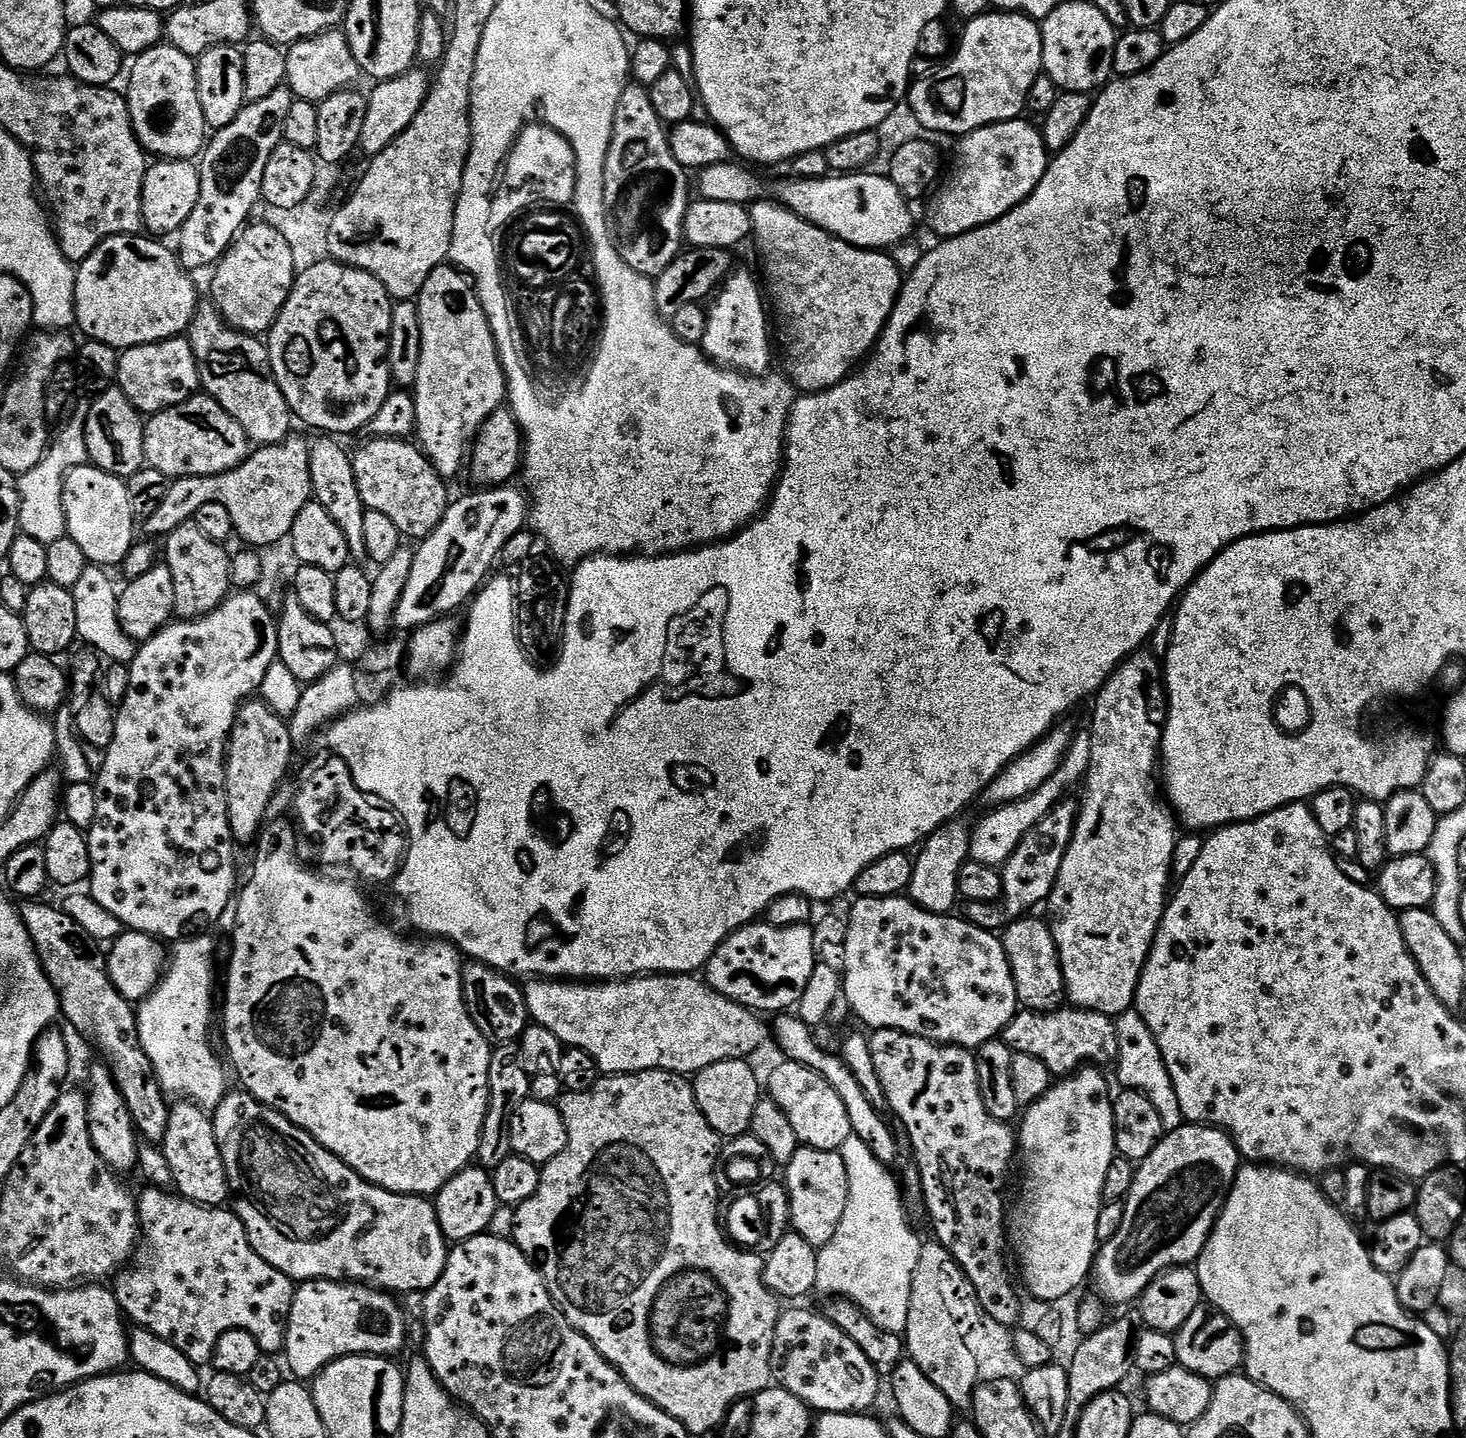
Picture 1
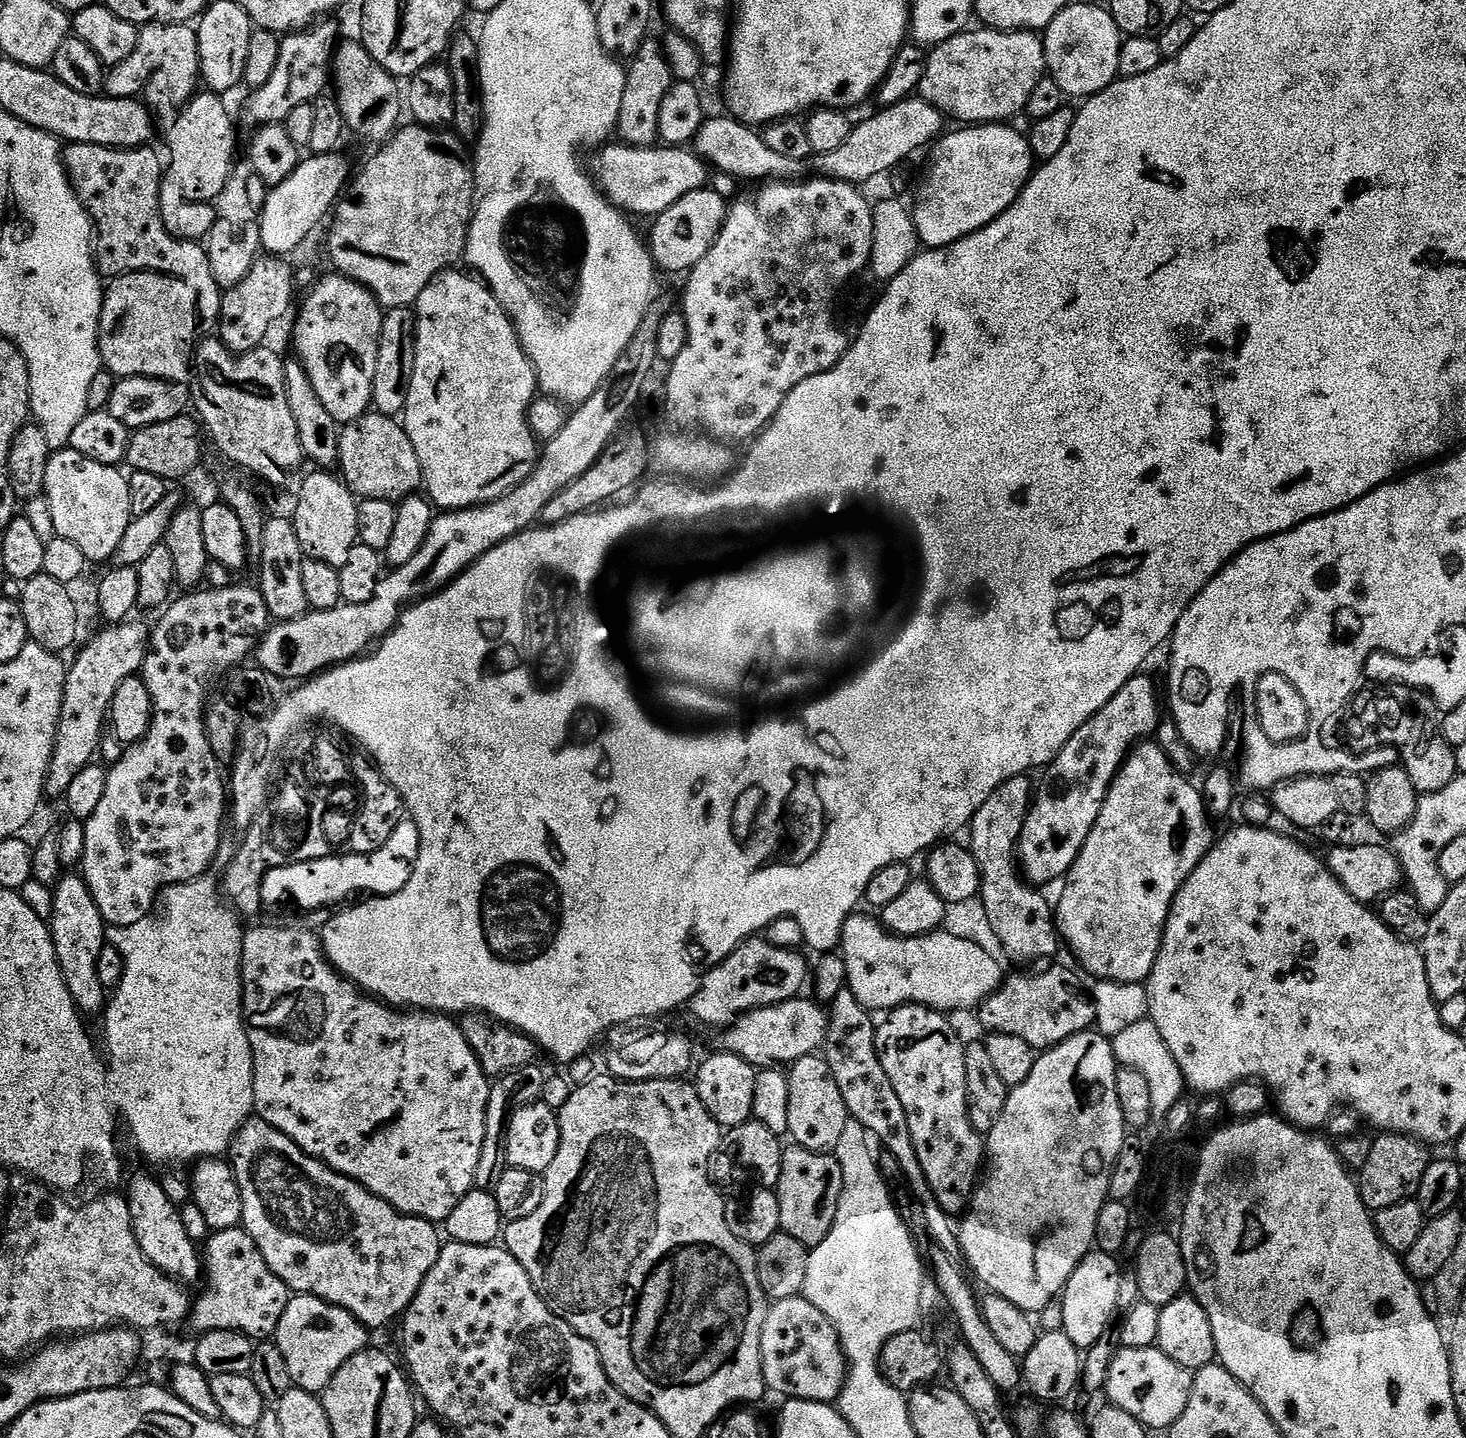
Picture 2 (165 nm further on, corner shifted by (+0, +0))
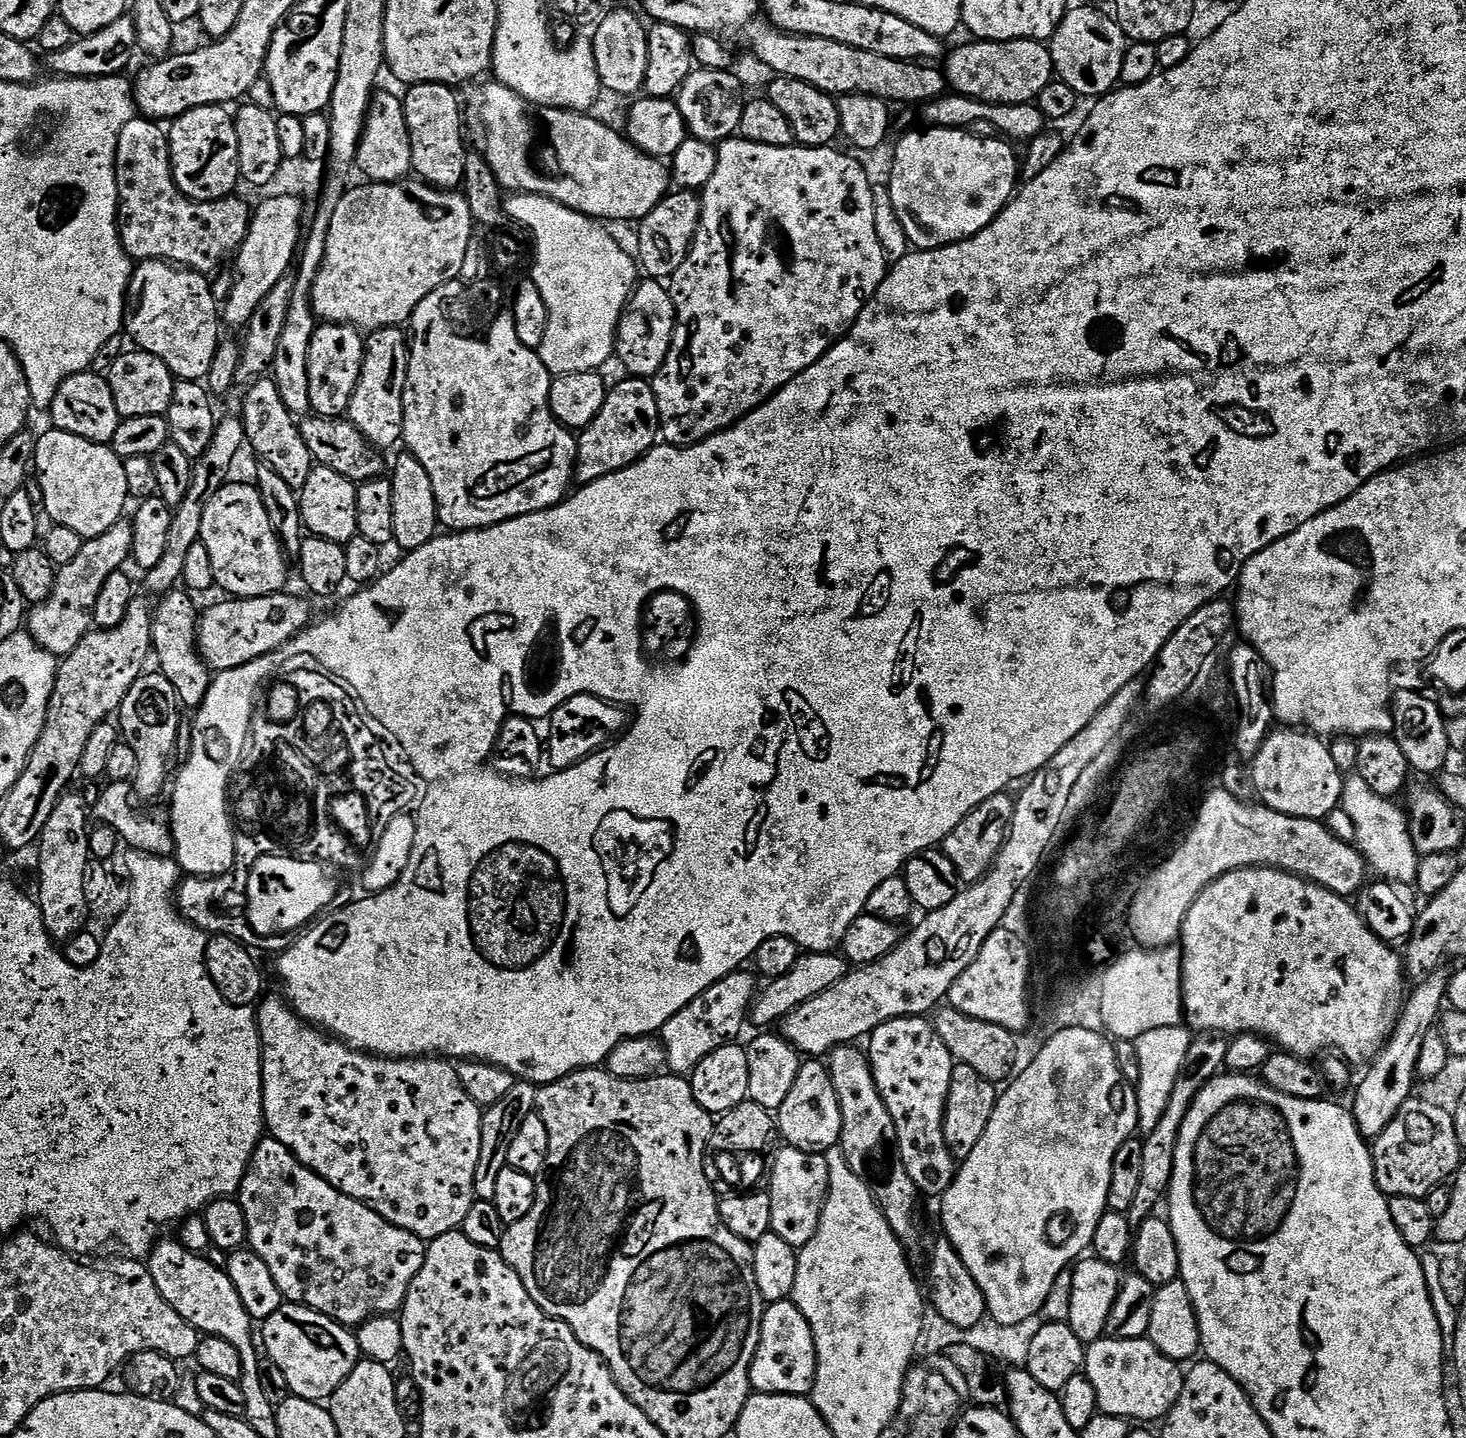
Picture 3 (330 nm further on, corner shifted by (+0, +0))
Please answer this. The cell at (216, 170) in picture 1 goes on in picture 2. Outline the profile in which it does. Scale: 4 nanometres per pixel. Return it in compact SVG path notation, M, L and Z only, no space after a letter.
M320 22L302 33L292 34L279 45L277 65L266 86L253 91L248 97L248 109L244 120L253 126L279 125L298 107L311 105L312 99L330 80L330 61L333 59L332 47L336 44L336 28L332 22Z

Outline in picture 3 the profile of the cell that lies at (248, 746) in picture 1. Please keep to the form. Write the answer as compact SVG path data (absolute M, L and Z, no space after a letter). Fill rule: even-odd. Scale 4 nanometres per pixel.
M173 590L163 597L159 605L155 605L152 614L152 652L157 660L158 671L169 680L170 685L179 696L179 703L195 710L204 702L208 686L214 676L207 664L200 659L196 651L196 626L198 623L198 607L193 597L184 590ZM182 591L182 592L180 592Z

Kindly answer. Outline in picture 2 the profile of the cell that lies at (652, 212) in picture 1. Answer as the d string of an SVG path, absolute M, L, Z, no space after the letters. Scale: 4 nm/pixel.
M645 38L640 49L627 61L624 77L626 86L622 90L622 106L616 119L616 132L623 143L634 148L650 148L657 143L658 106L670 90L673 78L664 57L664 46L659 39Z

